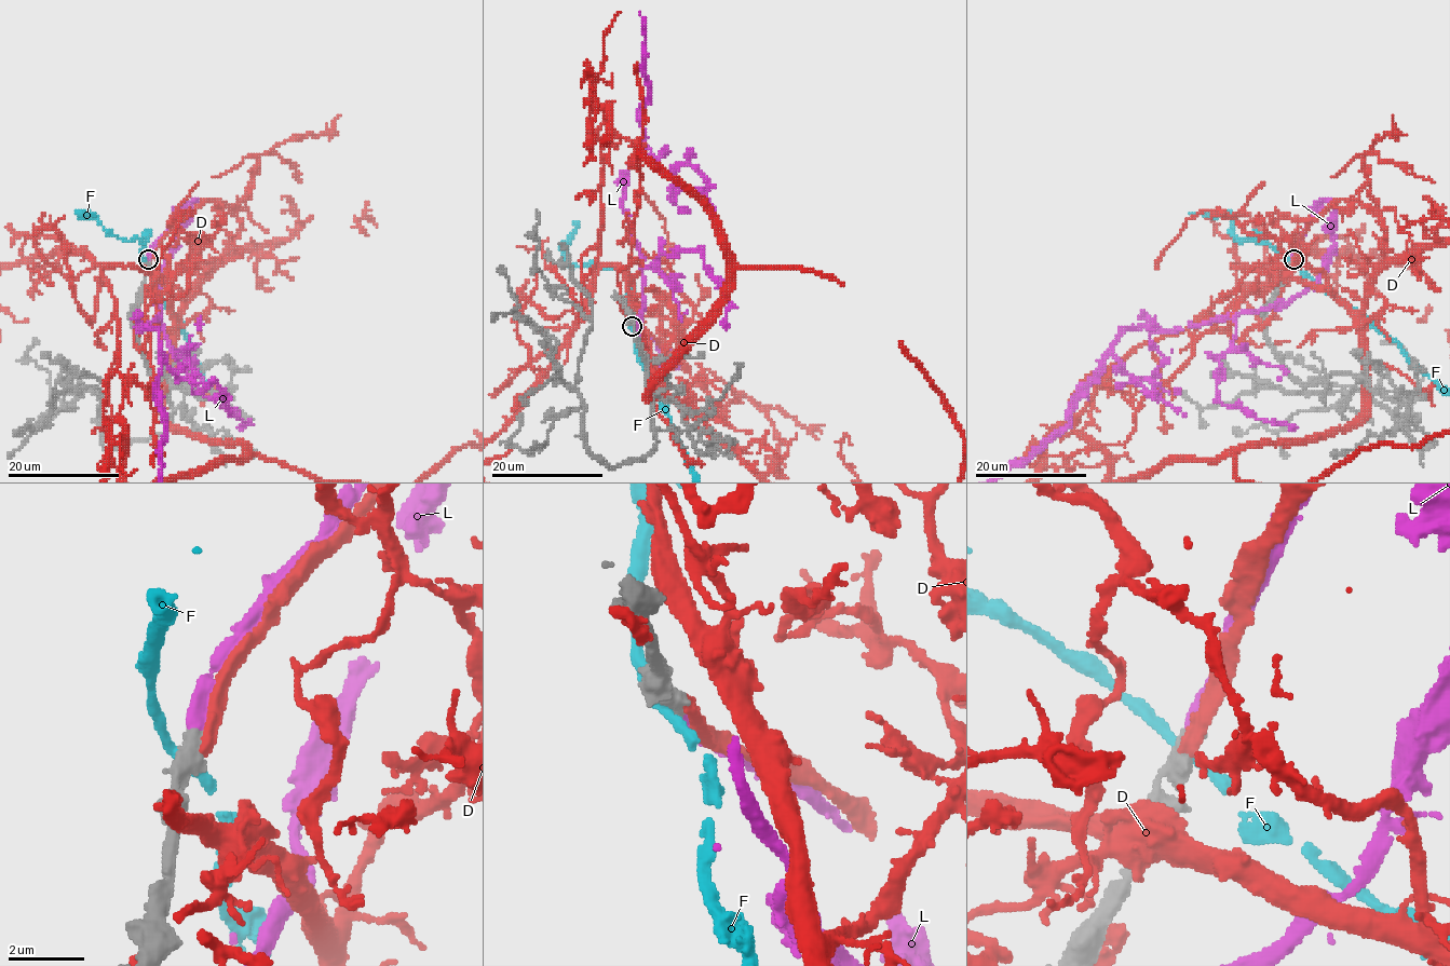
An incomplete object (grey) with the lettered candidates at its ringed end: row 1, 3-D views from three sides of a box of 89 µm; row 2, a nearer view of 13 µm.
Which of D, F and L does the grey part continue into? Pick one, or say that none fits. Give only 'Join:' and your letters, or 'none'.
Join: L

